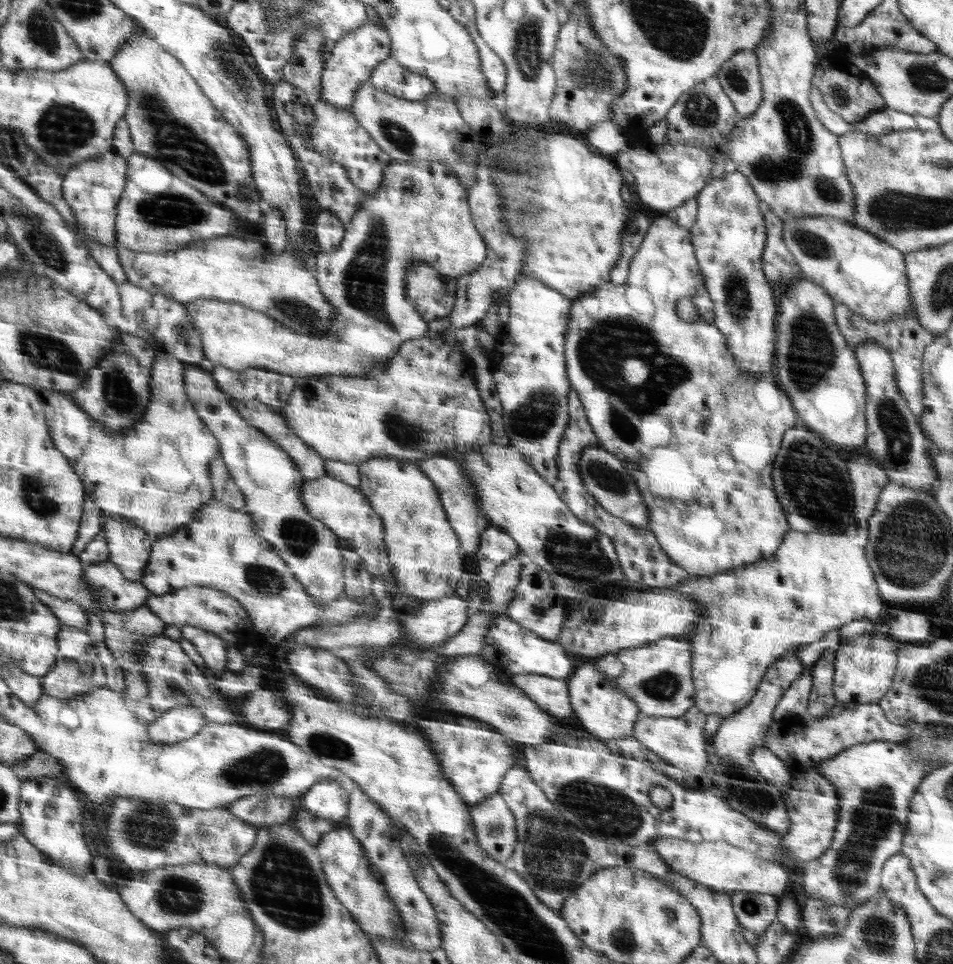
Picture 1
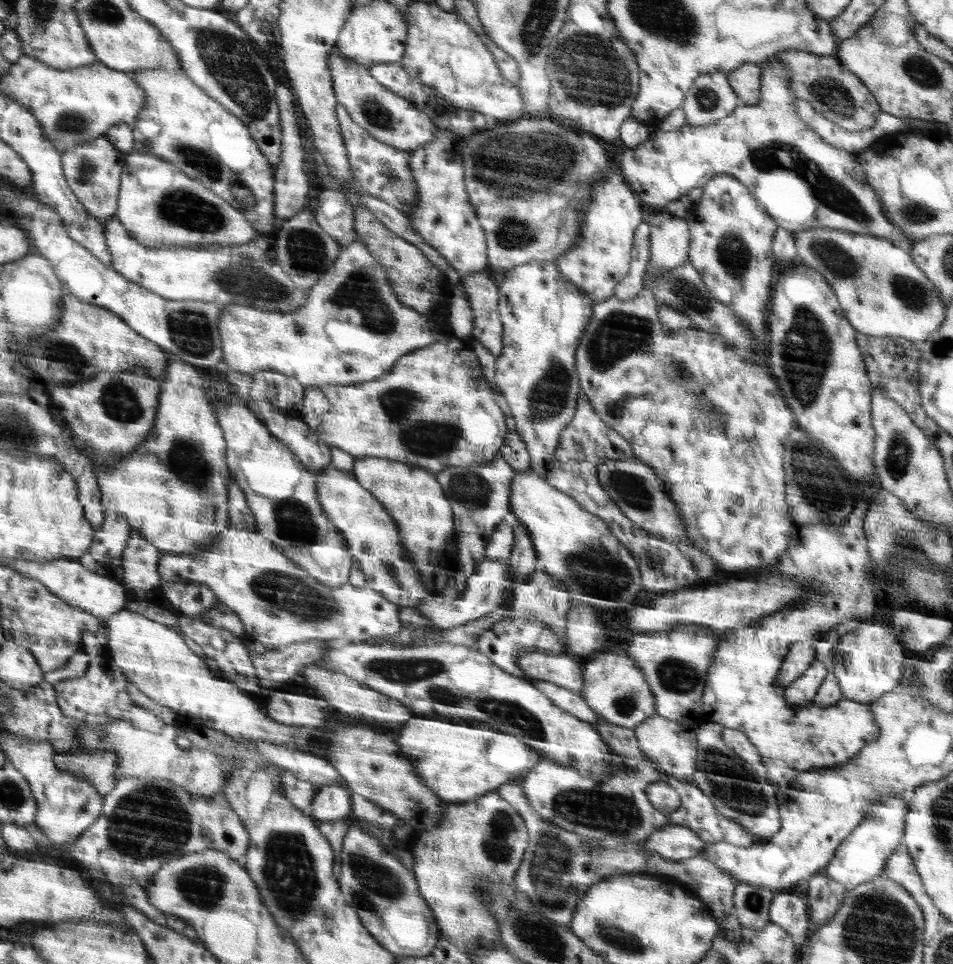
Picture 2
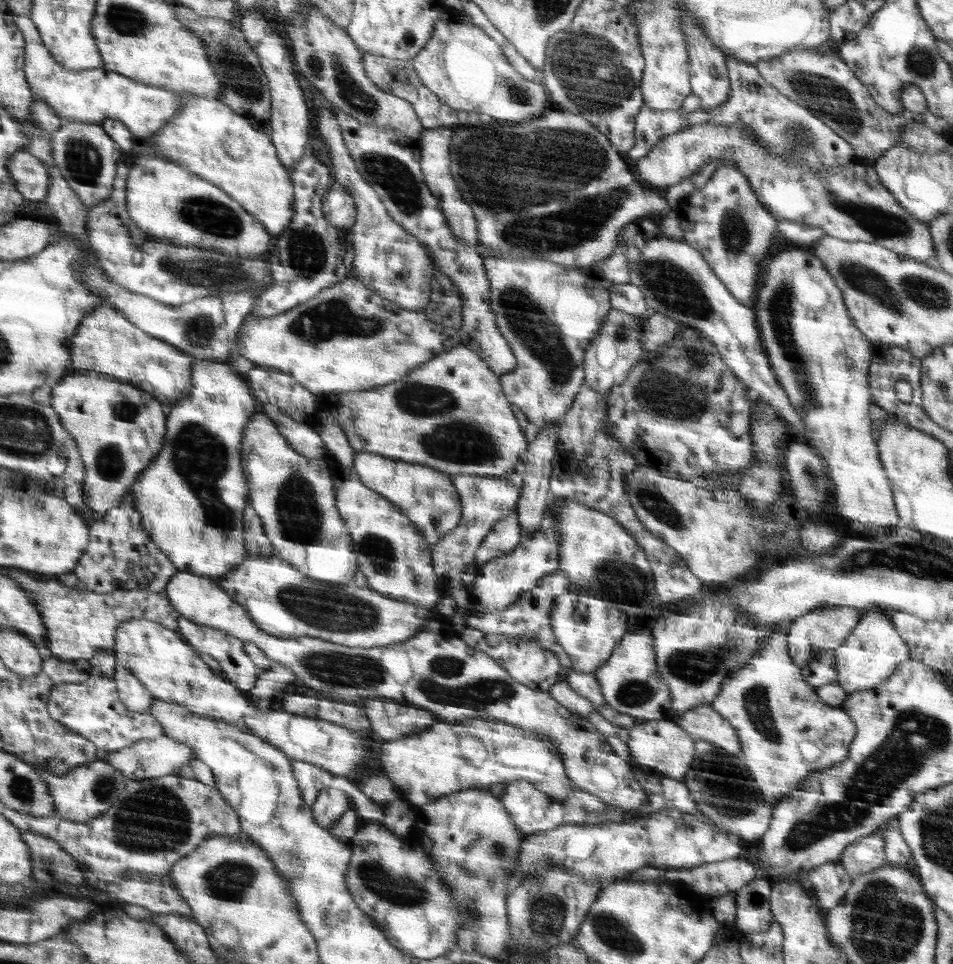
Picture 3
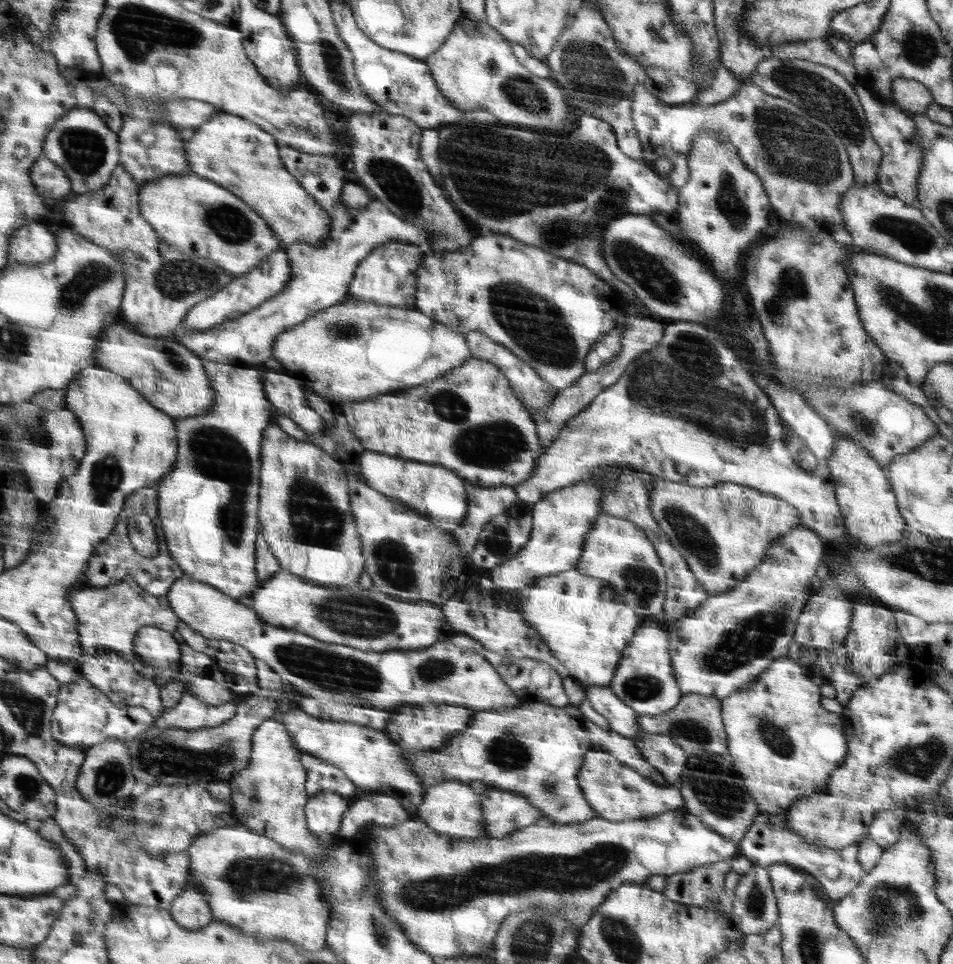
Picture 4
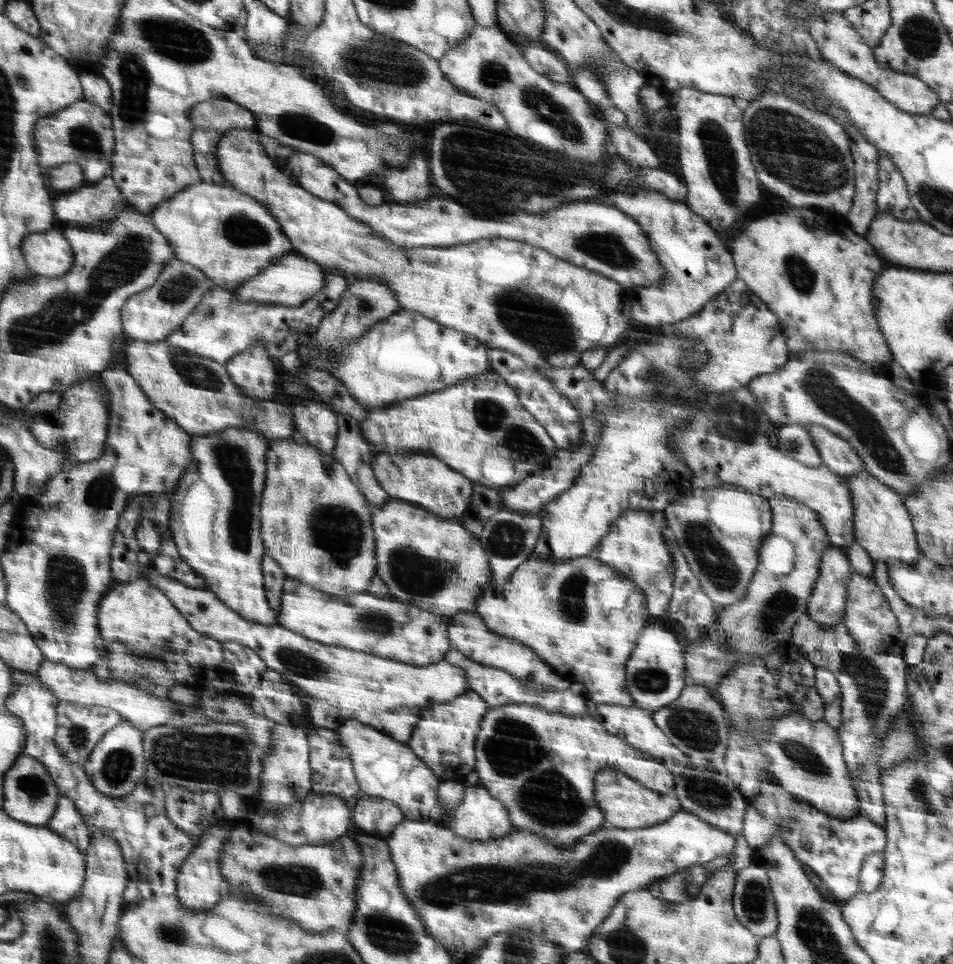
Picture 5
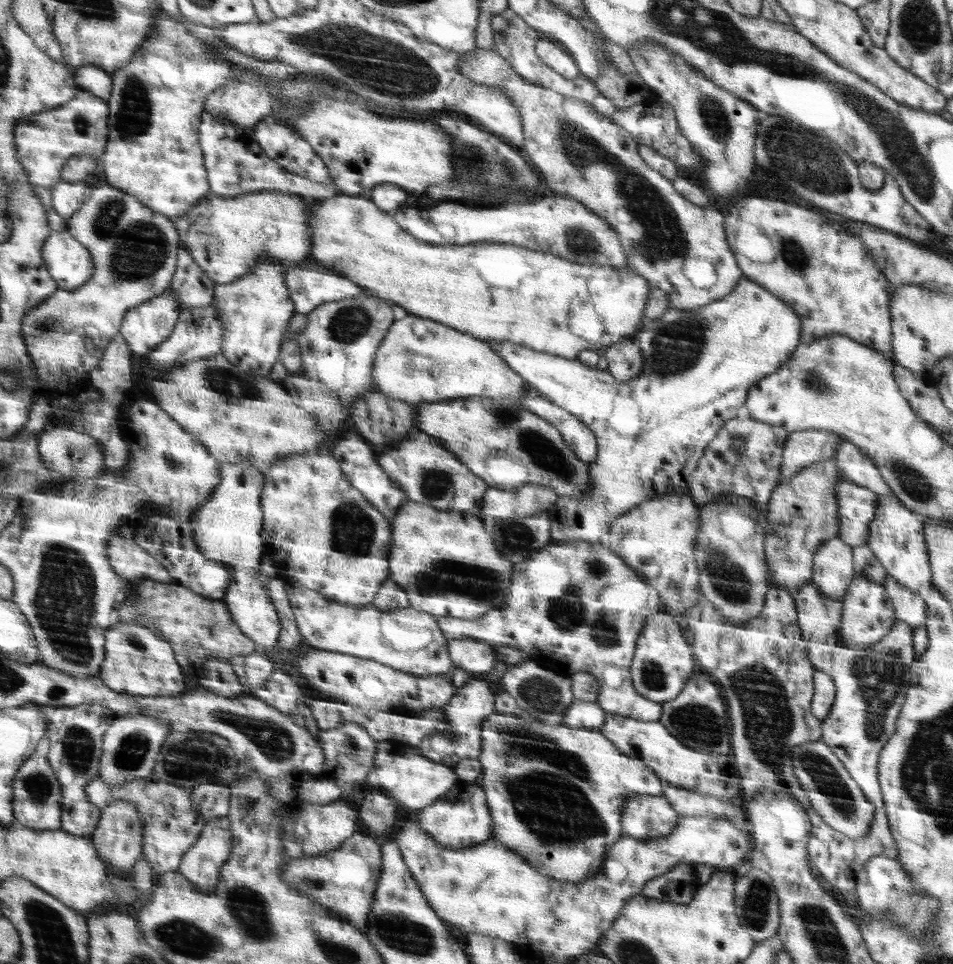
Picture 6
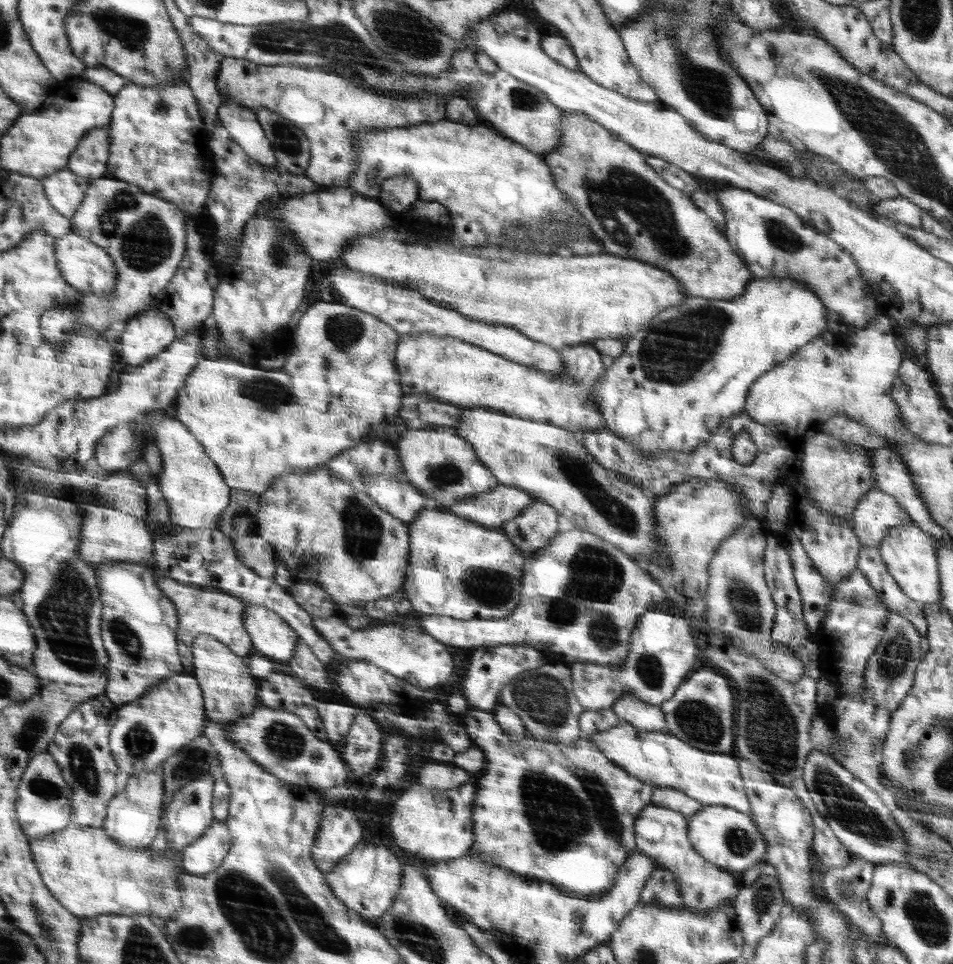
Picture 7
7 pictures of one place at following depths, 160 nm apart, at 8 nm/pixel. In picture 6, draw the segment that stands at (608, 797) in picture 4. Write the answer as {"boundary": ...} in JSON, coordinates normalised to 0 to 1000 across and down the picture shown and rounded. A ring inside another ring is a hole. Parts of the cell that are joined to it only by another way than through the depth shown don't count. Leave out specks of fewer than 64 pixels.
{"boundary":[[[695,825],[663,826],[656,832],[653,842],[655,865],[673,872],[701,868],[712,853],[710,839]]]}

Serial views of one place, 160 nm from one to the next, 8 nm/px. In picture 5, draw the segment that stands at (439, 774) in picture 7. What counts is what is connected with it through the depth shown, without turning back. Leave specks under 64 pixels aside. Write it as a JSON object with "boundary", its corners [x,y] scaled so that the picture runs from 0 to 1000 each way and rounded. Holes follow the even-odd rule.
{"boundary":[[[369,745],[361,747],[352,759],[356,761],[358,776],[368,784],[369,802],[375,807],[379,825],[414,832],[428,851],[442,852],[454,848],[463,810],[428,773]]]}

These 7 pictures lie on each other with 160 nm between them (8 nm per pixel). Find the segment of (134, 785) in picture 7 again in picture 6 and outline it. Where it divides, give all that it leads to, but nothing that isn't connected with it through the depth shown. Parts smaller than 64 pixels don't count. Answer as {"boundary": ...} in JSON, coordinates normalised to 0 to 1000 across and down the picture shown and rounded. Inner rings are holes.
{"boundary":[[[123,830],[114,834],[106,842],[106,851],[101,857],[95,870],[101,874],[106,890],[114,894],[125,907],[137,907],[143,892],[151,882],[151,849],[145,843],[143,833]]]}

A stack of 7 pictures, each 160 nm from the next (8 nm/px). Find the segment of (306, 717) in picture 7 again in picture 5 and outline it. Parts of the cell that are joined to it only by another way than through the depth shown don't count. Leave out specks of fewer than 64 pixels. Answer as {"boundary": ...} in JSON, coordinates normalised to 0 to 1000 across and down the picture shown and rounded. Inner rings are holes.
{"boundary":[[[280,693],[280,696],[275,699],[271,714],[265,716],[267,720],[263,719],[262,722],[269,726],[267,729],[276,742],[288,750],[319,755],[327,749],[317,745],[317,741],[321,741],[319,730],[308,720],[307,713],[292,699],[292,696]]]}

